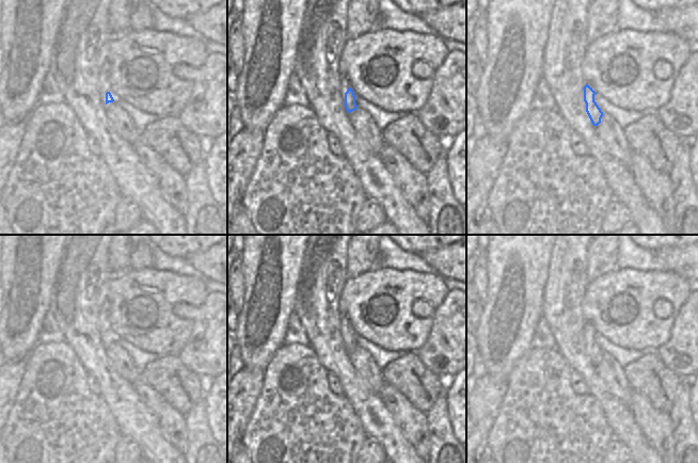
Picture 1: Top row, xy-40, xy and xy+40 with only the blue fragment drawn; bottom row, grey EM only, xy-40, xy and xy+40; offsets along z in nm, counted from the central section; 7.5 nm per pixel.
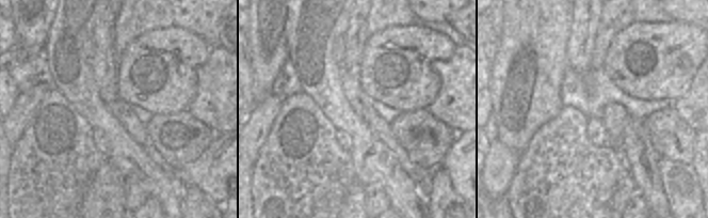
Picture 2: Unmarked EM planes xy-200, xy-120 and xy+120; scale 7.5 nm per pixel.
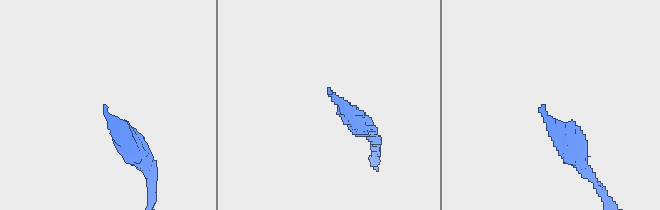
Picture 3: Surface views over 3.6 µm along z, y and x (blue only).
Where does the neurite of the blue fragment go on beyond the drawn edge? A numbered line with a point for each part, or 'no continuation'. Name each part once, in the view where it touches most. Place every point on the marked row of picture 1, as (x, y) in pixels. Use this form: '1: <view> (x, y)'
1: xy (345, 85)

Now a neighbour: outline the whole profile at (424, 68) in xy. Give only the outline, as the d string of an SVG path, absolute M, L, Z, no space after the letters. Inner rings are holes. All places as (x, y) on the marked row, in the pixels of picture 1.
M421 62L417 65L417 69L416 73L421 76L421 77L429 77L432 75L432 67L430 65L429 62Z

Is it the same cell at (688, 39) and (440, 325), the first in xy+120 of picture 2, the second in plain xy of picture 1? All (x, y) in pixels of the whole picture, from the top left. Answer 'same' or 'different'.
different

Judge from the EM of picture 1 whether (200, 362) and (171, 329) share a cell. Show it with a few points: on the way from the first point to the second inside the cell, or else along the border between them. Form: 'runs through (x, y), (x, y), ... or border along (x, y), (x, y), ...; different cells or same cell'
border along (191, 320), (191, 335), (177, 353); different cells

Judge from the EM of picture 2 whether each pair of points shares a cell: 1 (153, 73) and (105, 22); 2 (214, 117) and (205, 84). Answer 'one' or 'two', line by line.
1: two
2: one

